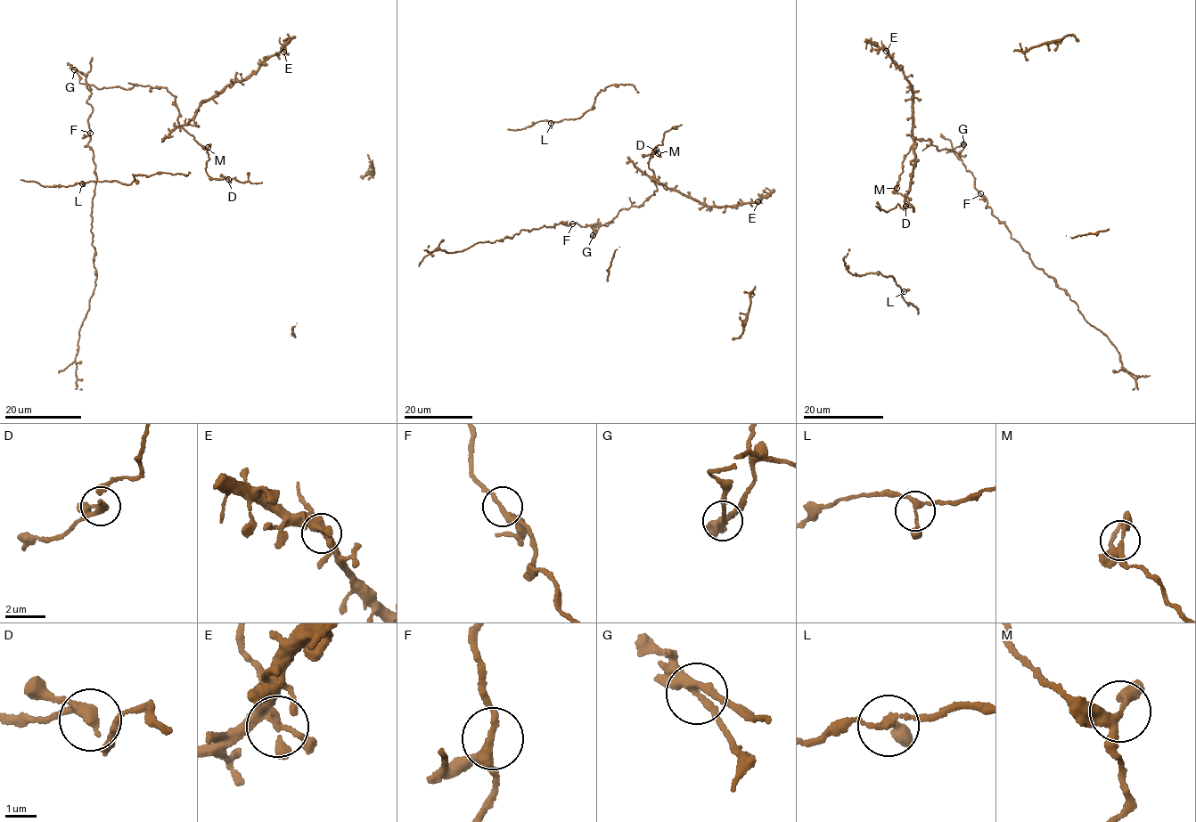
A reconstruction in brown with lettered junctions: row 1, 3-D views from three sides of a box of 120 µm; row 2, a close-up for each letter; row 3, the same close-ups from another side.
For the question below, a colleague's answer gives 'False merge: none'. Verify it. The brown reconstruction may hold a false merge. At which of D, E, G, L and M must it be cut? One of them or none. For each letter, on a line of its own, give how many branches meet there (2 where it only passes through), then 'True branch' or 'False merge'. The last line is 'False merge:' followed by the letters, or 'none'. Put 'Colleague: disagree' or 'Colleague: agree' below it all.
D: Branches: 3. True branch
E: Branches: 3. True branch
G: Branches: 3. False merge
L: Branches: 3. True branch
M: Branches: 3. True branch
False merge: G
Colleague: disagree

